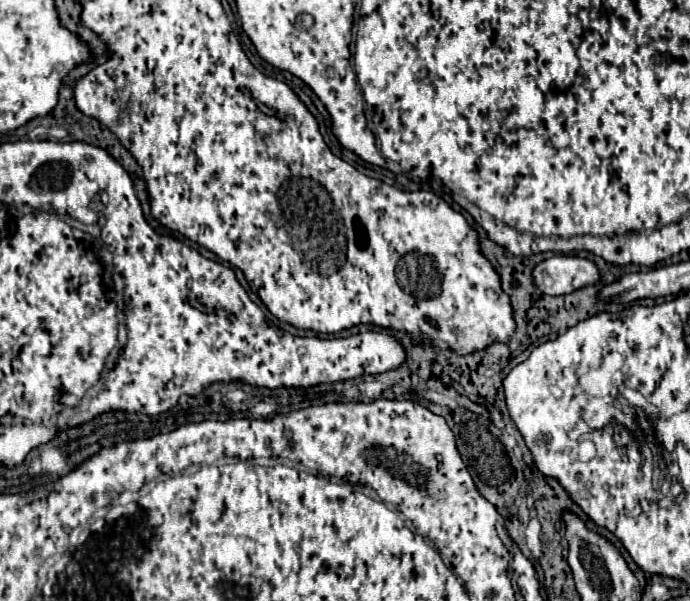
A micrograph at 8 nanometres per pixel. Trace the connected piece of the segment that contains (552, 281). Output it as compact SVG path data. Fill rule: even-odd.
M552 256L532 268L532 280L544 294L562 296L598 282L598 268L578 256Z

